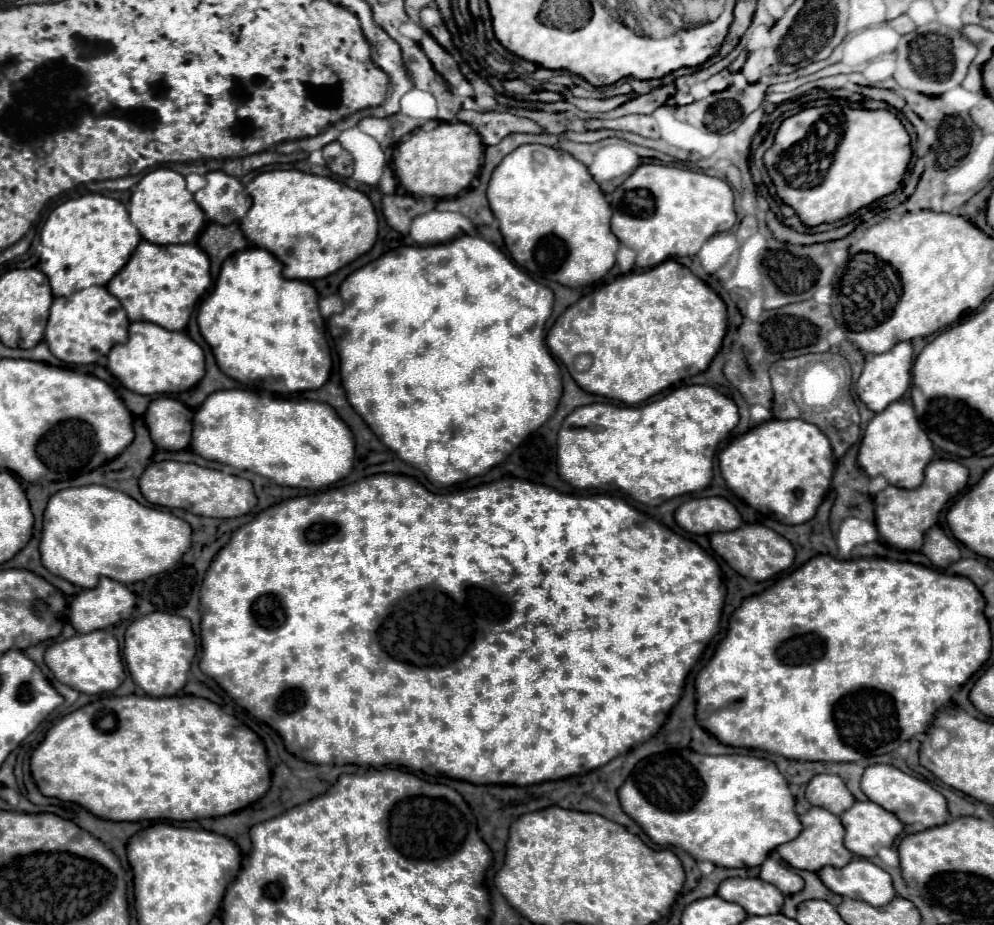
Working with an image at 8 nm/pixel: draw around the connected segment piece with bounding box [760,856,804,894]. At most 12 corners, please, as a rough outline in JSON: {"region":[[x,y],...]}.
{"region":[[772,856],[762,862],[760,878],[782,894],[804,888],[802,878]]}

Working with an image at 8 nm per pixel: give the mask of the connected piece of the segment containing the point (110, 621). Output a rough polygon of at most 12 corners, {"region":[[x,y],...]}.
{"region":[[112,578],[70,602],[76,632],[130,618],[136,596]]}

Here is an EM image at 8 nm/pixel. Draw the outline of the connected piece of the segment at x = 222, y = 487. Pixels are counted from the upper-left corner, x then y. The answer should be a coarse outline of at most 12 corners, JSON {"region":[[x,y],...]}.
{"region":[[152,462],[138,480],[158,506],[236,518],[252,482],[182,462]]}

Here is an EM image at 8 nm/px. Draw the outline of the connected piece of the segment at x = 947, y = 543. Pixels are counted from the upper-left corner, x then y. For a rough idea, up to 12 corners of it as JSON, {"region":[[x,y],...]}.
{"region":[[940,526],[926,532],[922,552],[938,568],[960,560],[960,548]]}

